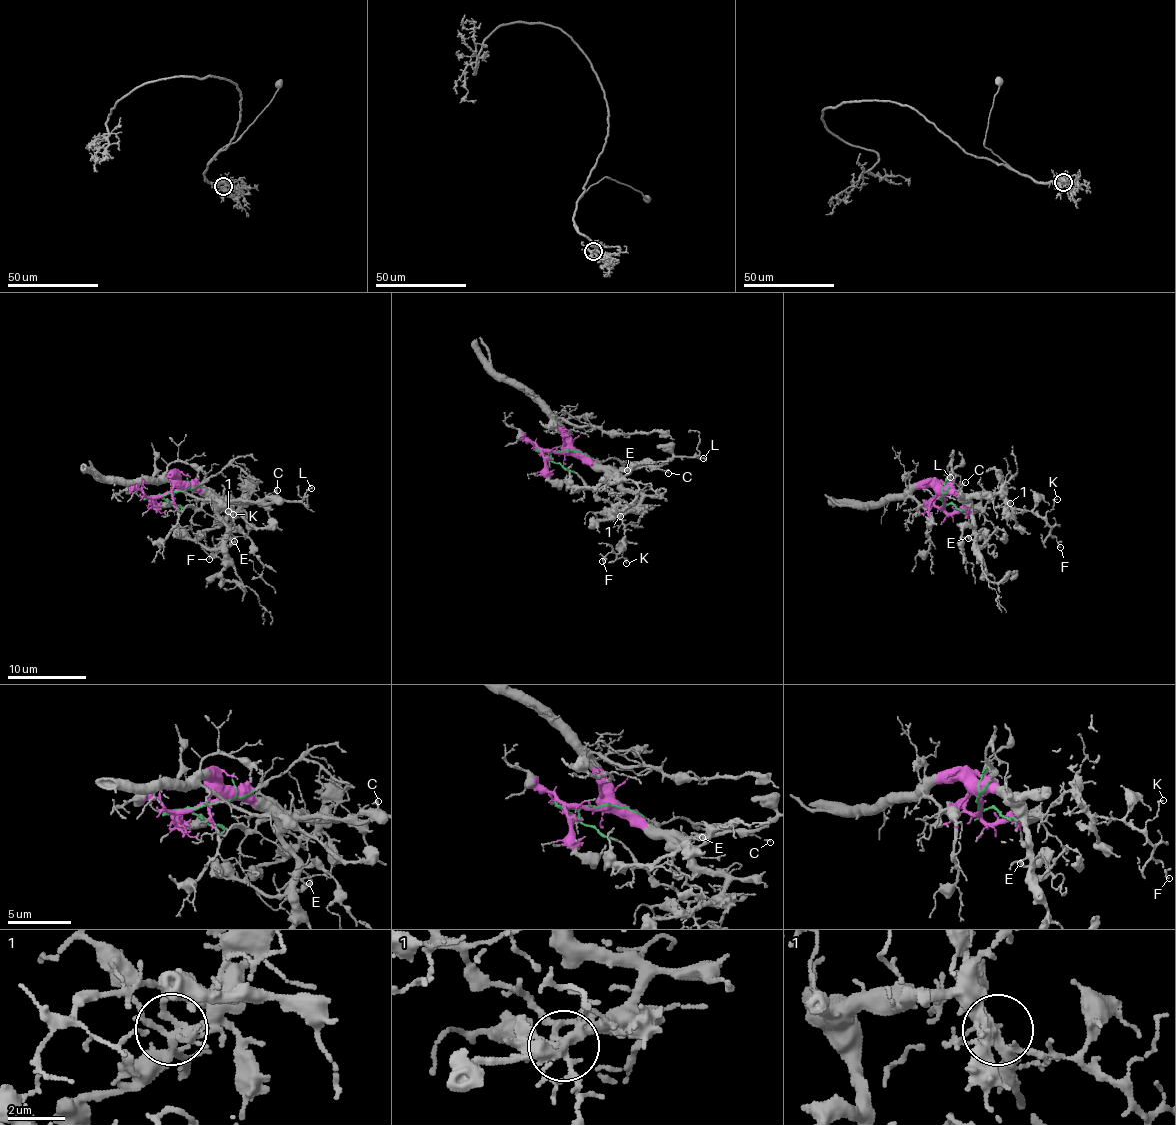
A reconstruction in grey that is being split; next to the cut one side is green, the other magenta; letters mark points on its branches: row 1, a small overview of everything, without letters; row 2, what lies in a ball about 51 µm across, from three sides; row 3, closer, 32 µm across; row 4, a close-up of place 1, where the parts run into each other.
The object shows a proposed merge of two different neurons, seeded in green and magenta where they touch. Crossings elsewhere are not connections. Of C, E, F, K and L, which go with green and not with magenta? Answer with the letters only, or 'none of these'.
F, K

